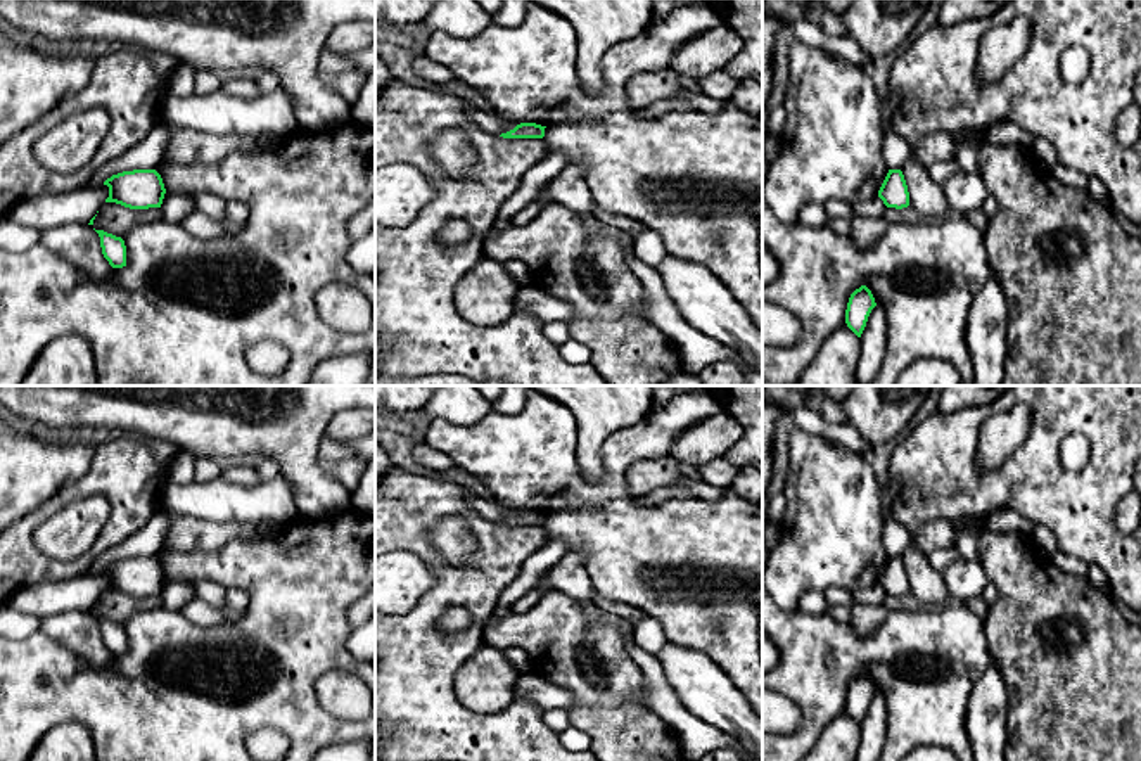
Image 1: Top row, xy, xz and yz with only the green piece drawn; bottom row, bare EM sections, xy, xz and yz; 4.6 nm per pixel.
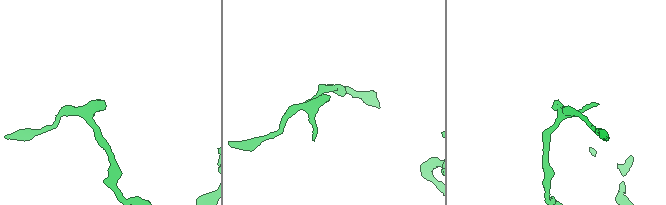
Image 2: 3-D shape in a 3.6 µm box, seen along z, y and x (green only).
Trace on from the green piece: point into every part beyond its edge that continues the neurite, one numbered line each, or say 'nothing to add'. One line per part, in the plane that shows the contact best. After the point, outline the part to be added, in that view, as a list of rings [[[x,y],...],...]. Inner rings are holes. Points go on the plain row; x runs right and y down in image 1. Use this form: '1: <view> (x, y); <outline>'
nothing to add

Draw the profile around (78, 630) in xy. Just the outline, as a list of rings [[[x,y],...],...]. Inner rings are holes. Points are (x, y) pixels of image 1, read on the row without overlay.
[[[66,611],[41,619],[40,631],[64,643],[95,668],[112,661],[112,654],[102,642],[100,624],[88,611]]]

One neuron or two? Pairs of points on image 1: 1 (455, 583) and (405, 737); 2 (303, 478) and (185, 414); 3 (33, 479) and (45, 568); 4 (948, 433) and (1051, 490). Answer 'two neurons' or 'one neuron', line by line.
1: one neuron
2: one neuron
3: two neurons
4: one neuron

